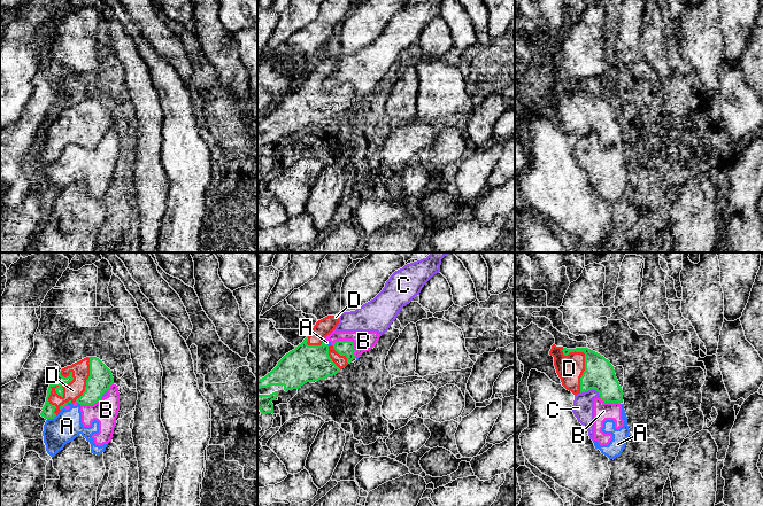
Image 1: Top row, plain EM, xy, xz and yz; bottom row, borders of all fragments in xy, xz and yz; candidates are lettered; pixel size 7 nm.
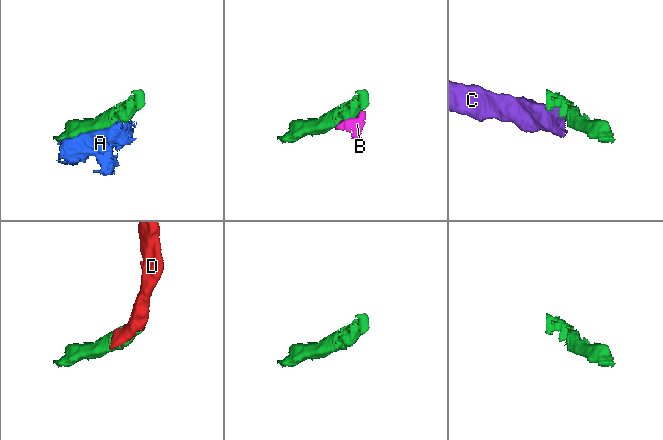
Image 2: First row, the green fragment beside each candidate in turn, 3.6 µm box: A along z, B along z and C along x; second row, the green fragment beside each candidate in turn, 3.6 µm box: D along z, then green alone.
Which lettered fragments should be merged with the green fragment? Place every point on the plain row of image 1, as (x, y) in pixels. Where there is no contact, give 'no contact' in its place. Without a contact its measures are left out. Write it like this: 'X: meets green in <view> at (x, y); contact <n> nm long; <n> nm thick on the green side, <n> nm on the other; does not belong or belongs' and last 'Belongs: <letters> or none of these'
A: meets green in xy at (52, 161); contact 80 nm long; 90 nm thick on the green side, 200 nm on the other; does not belong
B: meets green in xz at (349, 84); contact 190 nm long; 110 nm thick on the green side, 140 nm on the other; does not belong
C: meets green in yz at (592, 131); contact 150 nm long; 220 nm thick on the green side, 150 nm on the other; does not belong
D: meets green in xy at (56, 134); contact 340 nm long; 90 nm thick on the green side, 130 nm on the other; belongs
Belongs: D

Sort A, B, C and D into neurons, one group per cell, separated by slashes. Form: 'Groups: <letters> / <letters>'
Groups: A B C / D

